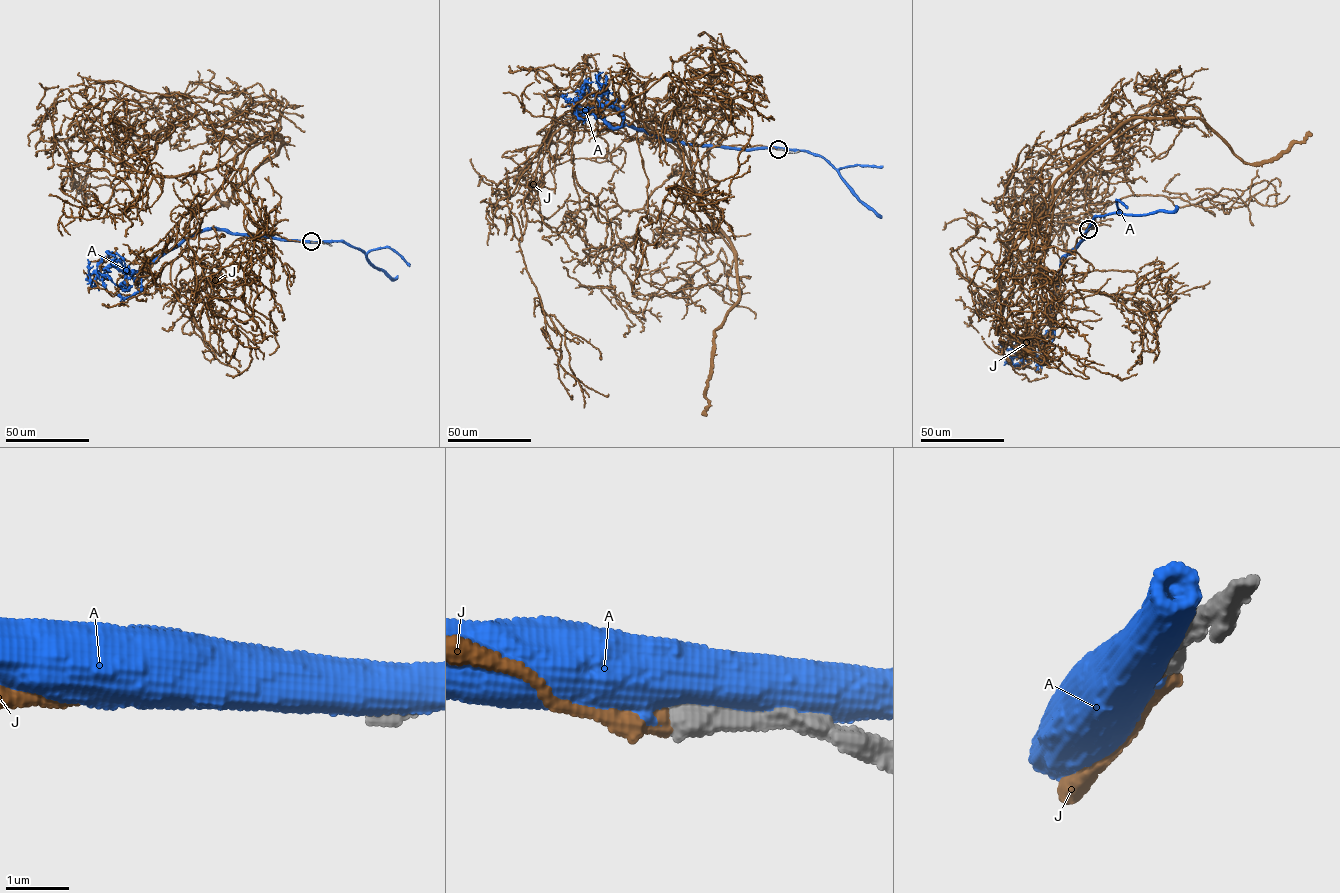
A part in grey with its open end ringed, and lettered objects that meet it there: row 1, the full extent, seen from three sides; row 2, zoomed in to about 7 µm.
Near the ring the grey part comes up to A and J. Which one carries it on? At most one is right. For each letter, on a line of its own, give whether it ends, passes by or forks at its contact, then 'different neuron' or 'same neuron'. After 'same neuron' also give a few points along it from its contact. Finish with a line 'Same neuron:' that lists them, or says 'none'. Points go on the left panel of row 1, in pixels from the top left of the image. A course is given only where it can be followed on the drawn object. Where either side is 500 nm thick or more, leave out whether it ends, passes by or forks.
A: different neuron
J: it ends there; same neuron
Same neuron: J

